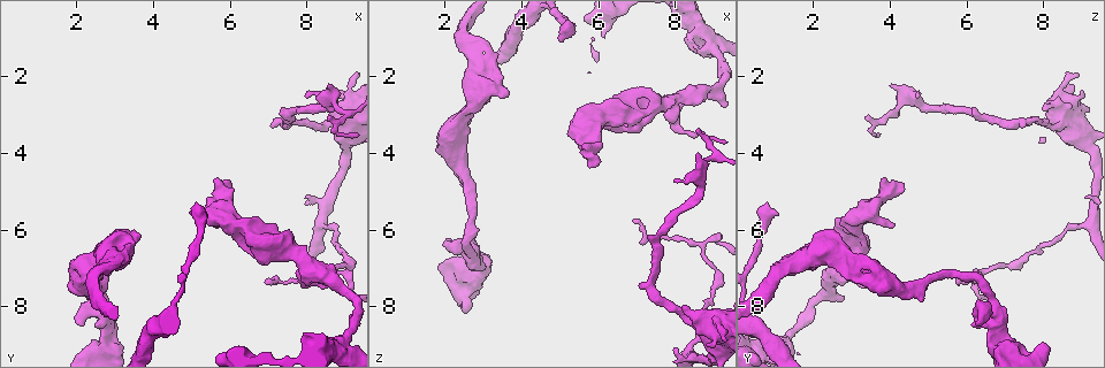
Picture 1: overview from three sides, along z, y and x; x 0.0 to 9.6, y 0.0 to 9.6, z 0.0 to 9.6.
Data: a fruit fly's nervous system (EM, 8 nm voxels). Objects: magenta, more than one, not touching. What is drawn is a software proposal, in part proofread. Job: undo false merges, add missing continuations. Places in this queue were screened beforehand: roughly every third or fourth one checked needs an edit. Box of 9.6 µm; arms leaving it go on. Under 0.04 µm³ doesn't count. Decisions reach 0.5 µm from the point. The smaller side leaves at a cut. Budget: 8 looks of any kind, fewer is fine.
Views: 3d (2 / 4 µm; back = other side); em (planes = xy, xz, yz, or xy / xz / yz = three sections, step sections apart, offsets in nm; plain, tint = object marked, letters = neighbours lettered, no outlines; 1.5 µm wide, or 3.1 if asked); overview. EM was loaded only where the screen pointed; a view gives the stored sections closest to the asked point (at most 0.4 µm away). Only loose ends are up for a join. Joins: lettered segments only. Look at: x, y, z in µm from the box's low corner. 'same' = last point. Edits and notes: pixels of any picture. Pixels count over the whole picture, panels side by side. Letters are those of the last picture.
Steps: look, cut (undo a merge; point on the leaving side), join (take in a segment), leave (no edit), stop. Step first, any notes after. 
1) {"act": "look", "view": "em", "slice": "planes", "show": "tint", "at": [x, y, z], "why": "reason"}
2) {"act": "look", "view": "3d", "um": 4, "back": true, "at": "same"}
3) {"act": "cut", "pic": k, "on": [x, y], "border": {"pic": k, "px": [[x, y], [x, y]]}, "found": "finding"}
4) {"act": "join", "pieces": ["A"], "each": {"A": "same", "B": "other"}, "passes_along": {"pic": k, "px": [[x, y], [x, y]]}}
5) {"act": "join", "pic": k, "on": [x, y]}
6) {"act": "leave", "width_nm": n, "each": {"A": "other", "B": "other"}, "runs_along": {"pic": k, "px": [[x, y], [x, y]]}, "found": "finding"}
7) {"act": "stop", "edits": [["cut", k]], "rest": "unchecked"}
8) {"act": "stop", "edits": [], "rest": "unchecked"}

{"act": "look", "view": "em", "slice": "xy", "step": 8, "show": "letters", "at": [8.55, 7.50, 3.45], "why": "free end"}

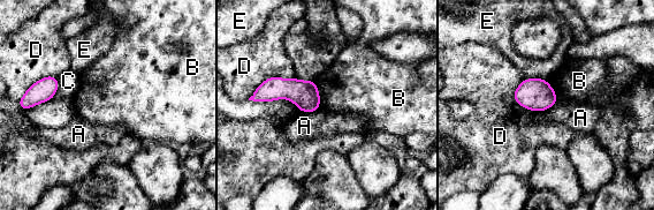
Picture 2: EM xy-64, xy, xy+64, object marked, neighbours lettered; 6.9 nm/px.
{"act": "look", "view": "em", "slice": "planes", "show": "letters", "at": "same", "why": "cut it another way"}

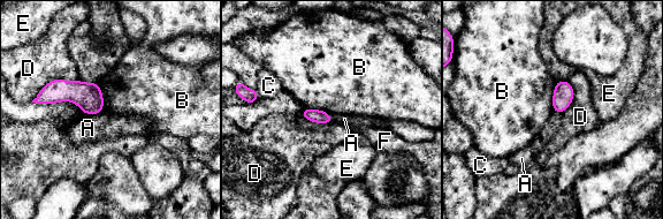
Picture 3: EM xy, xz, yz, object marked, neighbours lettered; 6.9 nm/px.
{"act": "leave", "each": {"A": "other", "B": "other", "C": "other", "D": "other", "E": "other", "F": "other"}, "found": "none of them fits"}

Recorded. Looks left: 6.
{"act": "look", "view": "em", "slice": "planes", "show": "letters", "at": [3.55, 6.05, 2.50], "why": "branch stops here"}

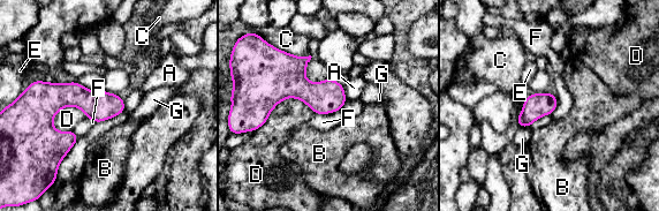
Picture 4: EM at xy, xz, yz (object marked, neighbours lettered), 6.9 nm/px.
{"act": "leave", "longest_contact_nm": ["D", 440], "each": {"A": "other", "B": "other", "C": "other", "D": "other", "E": "other", "F": "other", "G": "other"}, "found": "none of them fits"}

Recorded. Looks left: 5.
{"act": "look", "view": "em", "slice": "planes", "show": "tint", "at": [6.00, 4.85, 4.25], "why": "stops while still wide"}

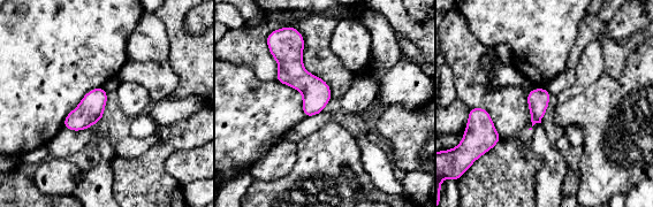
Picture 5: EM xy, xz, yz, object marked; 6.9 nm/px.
{"act": "look", "view": "em", "slice": "planes", "show": "letters", "at": "same"}

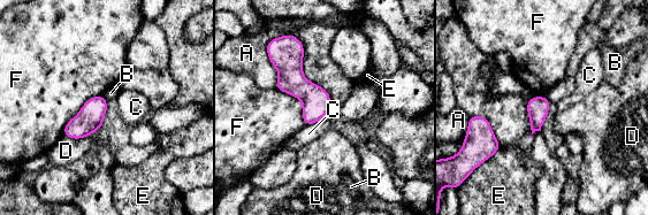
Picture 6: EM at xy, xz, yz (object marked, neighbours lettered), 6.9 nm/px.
{"act": "leave", "longest_contact_nm": ["F", 400], "each": {"A": "other", "B": "other", "C": "other", "D": "other", "E": "other", "F": "other"}, "found": "none of them fits"}

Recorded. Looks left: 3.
{"act": "look", "view": "em", "slice": "planes", "show": "letters", "at": [8.65, 5.90, 8.75]}

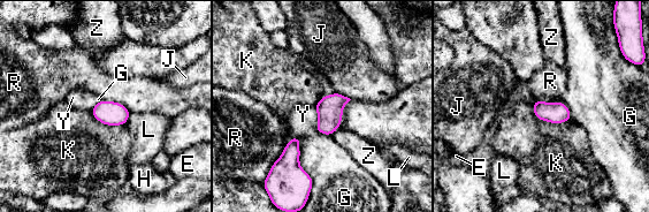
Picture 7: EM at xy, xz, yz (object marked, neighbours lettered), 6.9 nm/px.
{"act": "leave", "width_nm": 150, "each": {"E": "other", "G": "other", "H": "other", "J": "other", "K": "other", "L": "other", "R": "other", "Y": "other", "Z": "other"}, "border": {"pic": 7, "px": [[100, 99], [121, 103], [130, 112]]}, "found": "continuous, no second neuron"}

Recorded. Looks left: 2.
{"act": "stop", "edits": [], "rest": "unchecked"}

